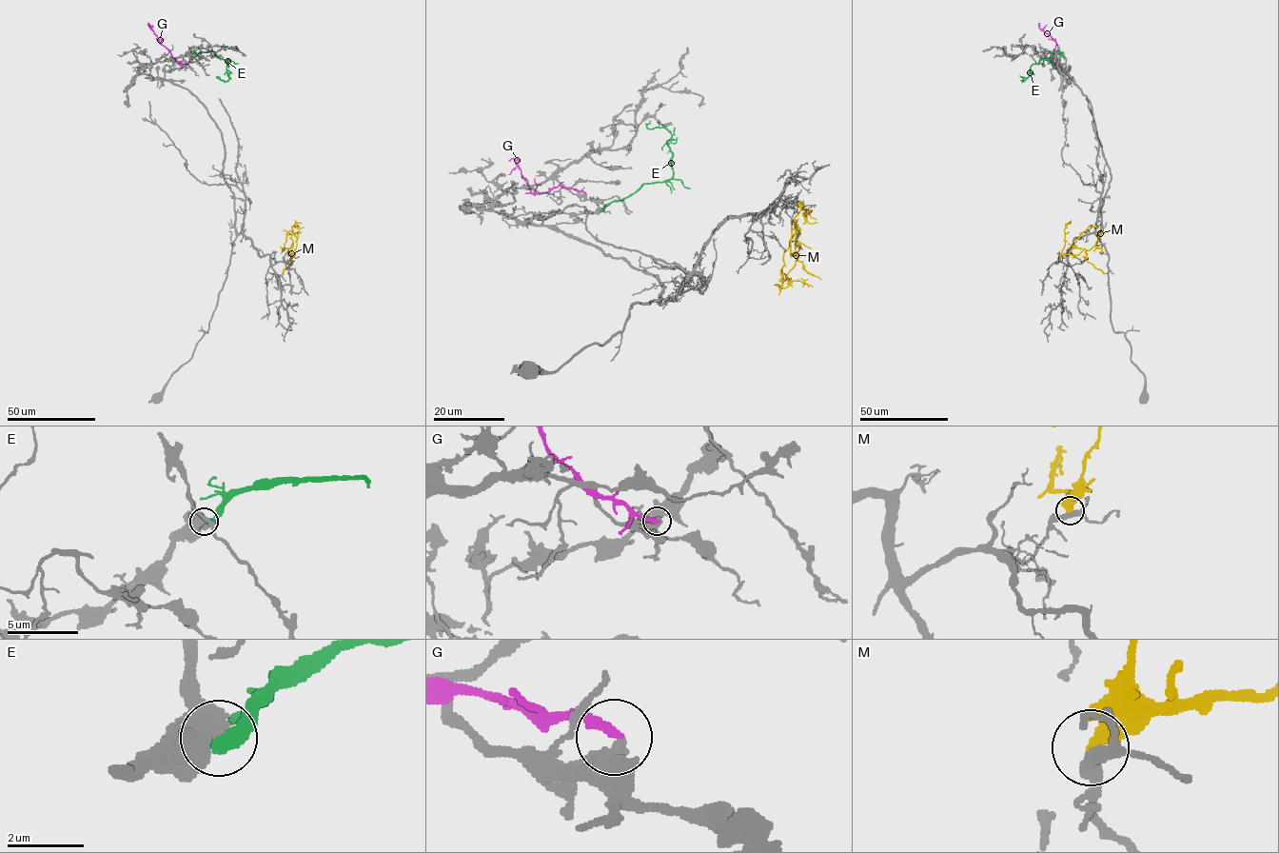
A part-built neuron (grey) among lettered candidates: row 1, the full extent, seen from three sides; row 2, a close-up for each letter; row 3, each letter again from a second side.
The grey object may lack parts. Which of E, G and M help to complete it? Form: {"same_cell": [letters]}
{"same_cell": []}

